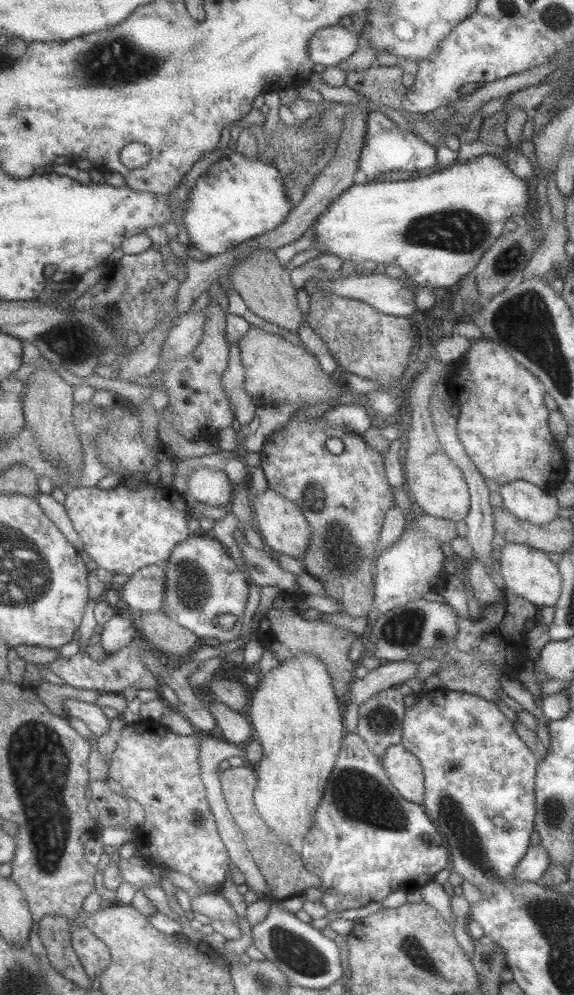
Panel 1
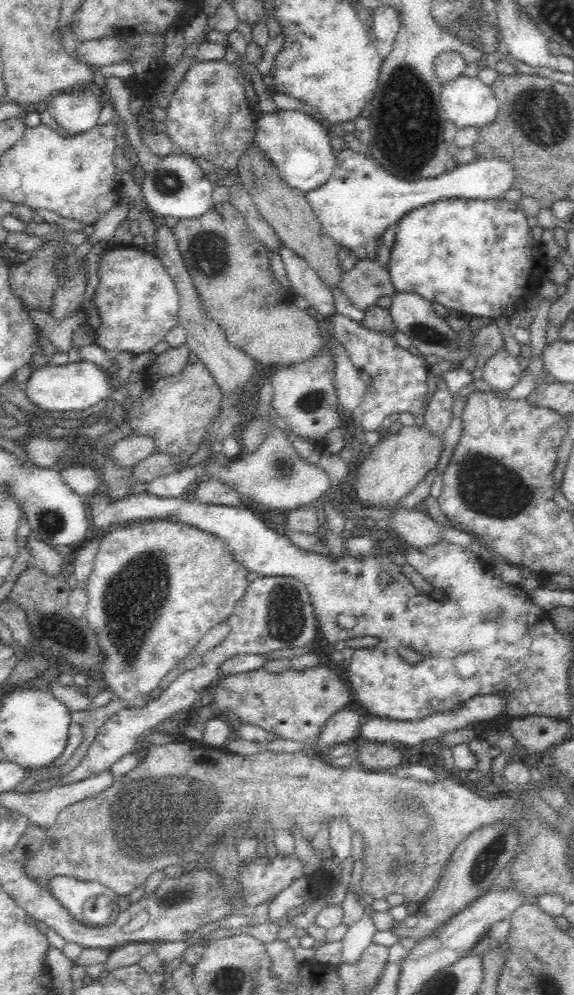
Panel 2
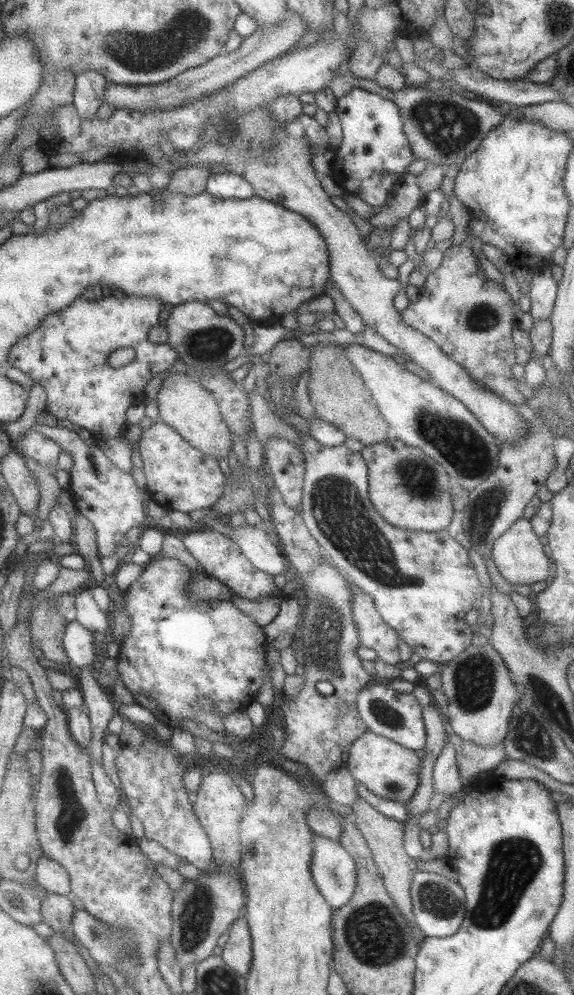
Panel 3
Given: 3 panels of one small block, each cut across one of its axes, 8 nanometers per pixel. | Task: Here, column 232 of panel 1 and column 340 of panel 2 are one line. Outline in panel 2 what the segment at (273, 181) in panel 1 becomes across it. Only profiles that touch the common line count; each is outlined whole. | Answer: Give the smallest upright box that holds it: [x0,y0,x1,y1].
[304,148,514,259]

